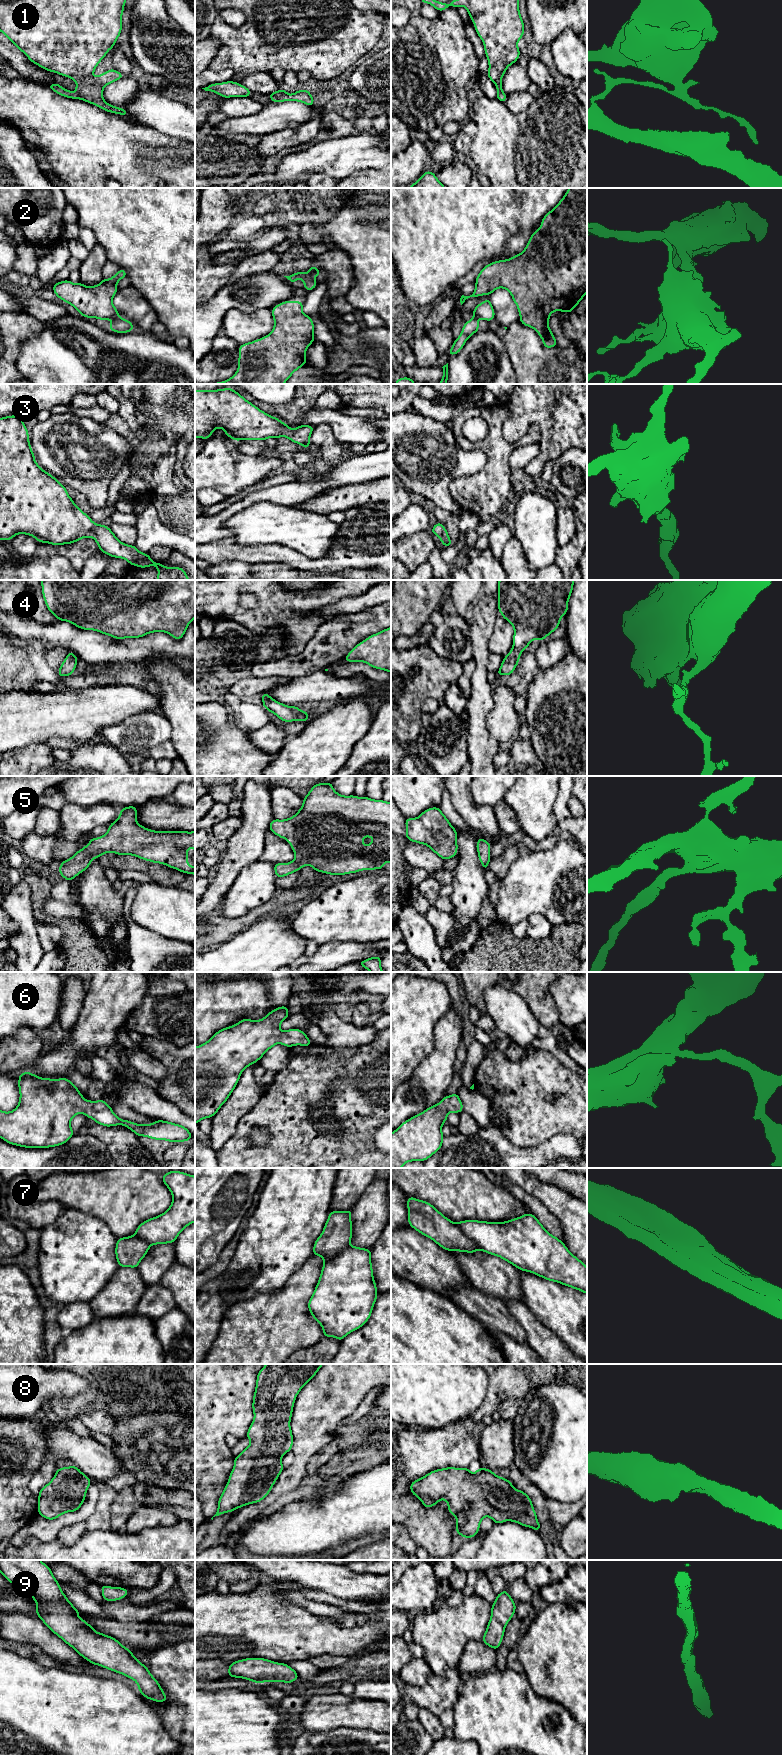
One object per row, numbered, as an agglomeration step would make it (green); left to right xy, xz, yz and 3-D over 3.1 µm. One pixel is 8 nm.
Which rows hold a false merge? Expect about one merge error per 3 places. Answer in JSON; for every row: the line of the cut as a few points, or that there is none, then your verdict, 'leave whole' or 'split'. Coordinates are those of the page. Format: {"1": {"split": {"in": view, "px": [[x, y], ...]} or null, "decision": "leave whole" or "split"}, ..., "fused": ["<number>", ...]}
{"1": {"split": {"in": "xz", "px": [[285, 92], [272, 100]]}, "decision": "split"}, "2": {"split": {"in": "xy", "px": [[118, 316], [112, 318]]}, "decision": "split"}, "3": {"split": null, "decision": "leave whole"}, "4": {"split": null, "decision": "leave whole"}, "5": {"split": null, "decision": "leave whole"}, "6": {"split": null, "decision": "leave whole"}, "7": {"split": {"in": "yz", "px": [[455, 1223], [480, 1249]]}, "decision": "split"}, "8": {"split": null, "decision": "leave whole"}, "9": {"split": null, "decision": "leave whole"}, "fused": ["1", "2", "7"]}

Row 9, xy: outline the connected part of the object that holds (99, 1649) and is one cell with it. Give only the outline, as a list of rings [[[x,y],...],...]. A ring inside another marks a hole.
[[[0,1560],[0,1572],[10,1583],[34,1598],[32,1602],[37,1603],[35,1609],[37,1617],[85,1660],[134,1680],[139,1692],[149,1700],[155,1702],[168,1700],[157,1679],[152,1676],[147,1666],[135,1658],[131,1650],[115,1638],[95,1631],[84,1619],[78,1617],[80,1611],[62,1592],[48,1565],[41,1560]]]

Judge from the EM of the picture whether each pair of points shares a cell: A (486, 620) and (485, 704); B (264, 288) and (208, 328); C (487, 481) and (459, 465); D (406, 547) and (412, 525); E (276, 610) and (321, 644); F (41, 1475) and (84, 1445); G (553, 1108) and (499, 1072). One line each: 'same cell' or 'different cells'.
A: same cell
B: same cell
C: different cells
D: different cells
E: different cells
F: same cell
G: same cell

